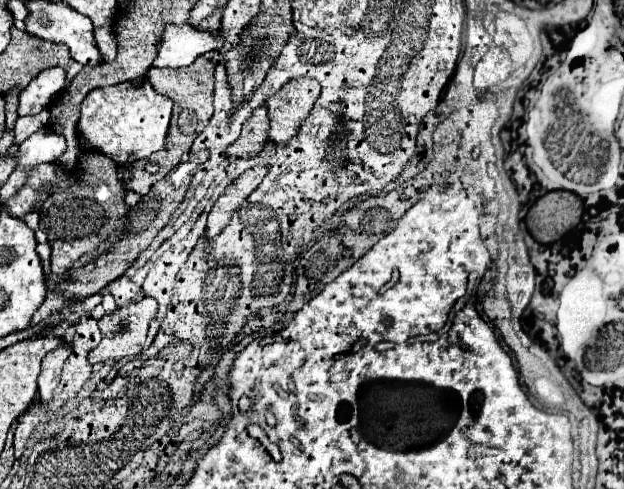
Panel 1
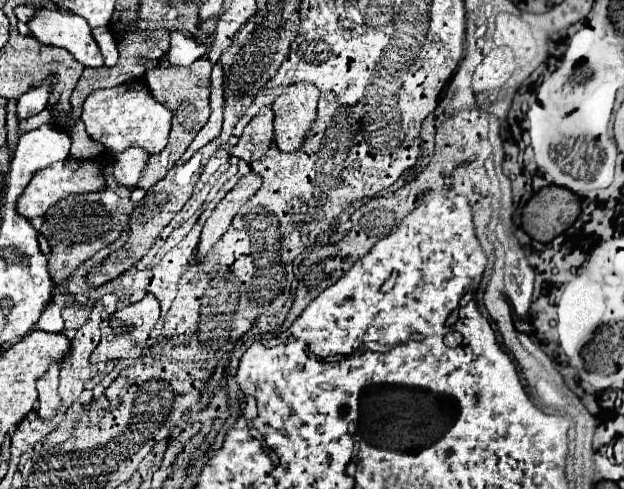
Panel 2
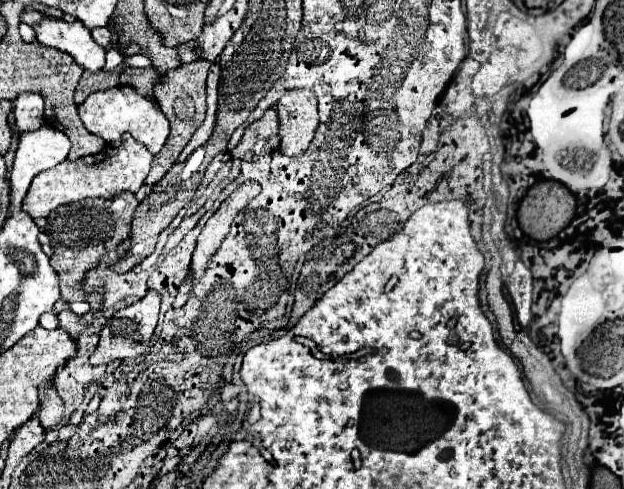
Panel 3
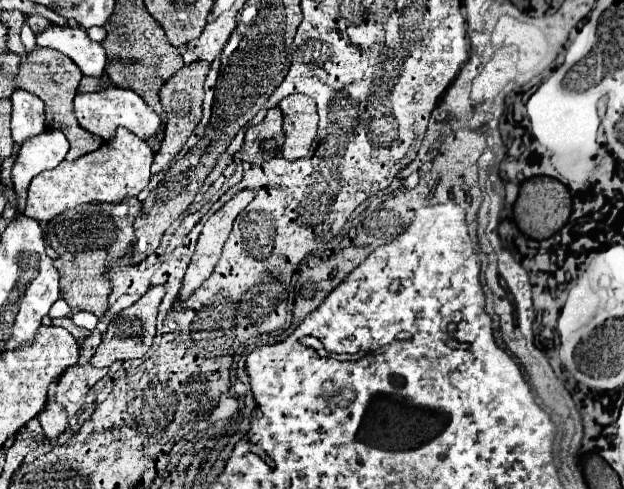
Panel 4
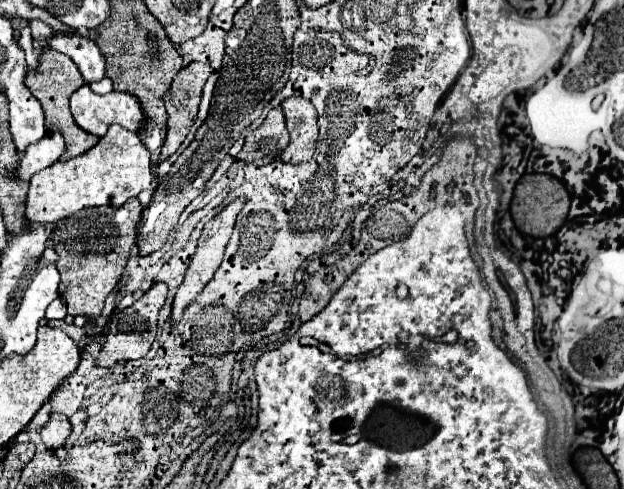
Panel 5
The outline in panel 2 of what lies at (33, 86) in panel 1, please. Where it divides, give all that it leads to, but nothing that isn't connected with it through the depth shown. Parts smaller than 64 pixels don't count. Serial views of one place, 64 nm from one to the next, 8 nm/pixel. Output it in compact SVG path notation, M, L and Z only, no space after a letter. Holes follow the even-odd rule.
M48 78L42 85L30 89L18 99L18 118L20 120L28 120L30 116L34 116L46 108L52 84L54 84L54 80Z

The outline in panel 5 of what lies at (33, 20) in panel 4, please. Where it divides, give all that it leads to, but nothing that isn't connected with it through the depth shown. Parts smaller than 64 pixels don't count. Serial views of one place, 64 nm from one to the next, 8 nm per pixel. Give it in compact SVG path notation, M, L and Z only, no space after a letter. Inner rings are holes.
M34 20L34 22L30 24L30 28L32 28L32 38L34 38L36 42L42 42L44 38L46 38L46 40L50 40L50 34L54 34L54 32L52 32L52 28L50 28L48 24L38 22L38 20Z

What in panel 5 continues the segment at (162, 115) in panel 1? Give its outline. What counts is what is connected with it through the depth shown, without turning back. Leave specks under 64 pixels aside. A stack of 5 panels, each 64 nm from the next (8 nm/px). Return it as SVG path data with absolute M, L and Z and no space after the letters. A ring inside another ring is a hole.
M86 84L72 94L70 108L76 124L94 136L104 136L110 124L120 124L136 132L144 120L142 108L134 96L124 92L98 96Z

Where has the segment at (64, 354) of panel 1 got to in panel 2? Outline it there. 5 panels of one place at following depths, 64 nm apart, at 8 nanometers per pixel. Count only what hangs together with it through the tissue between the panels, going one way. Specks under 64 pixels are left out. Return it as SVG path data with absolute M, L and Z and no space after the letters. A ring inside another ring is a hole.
M60 362L52 364L52 370L48 370L40 380L38 380L38 416L42 420L52 420L58 410L62 408L62 400L58 396L58 370Z

